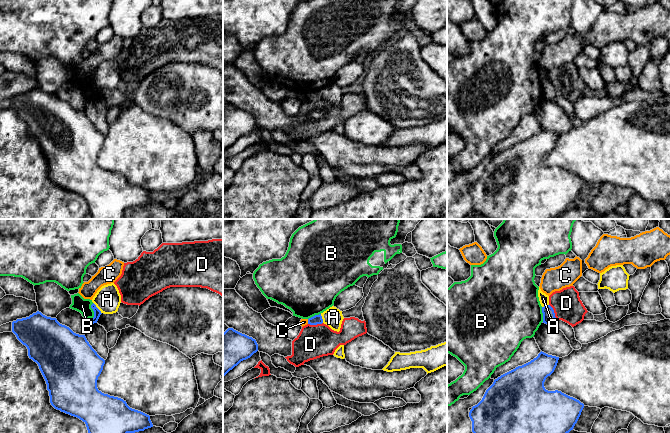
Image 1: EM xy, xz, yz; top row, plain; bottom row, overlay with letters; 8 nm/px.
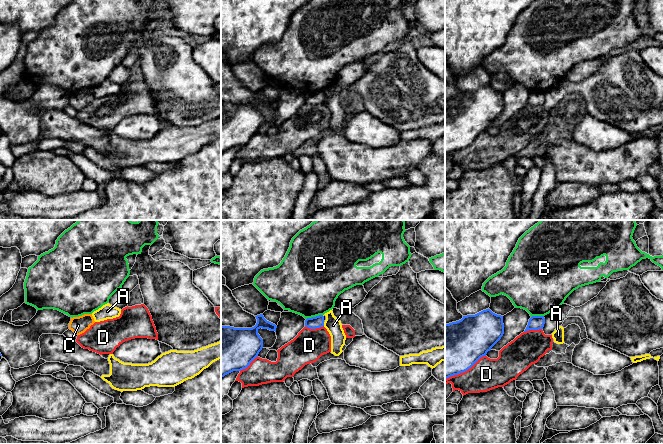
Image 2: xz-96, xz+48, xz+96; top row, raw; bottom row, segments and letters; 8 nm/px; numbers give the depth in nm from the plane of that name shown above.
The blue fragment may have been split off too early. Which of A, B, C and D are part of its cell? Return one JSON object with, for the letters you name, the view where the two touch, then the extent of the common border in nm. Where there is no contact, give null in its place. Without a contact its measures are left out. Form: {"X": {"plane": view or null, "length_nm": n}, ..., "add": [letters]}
{"add": []}

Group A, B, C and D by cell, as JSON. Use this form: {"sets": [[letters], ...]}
{"sets": [["A"], ["B"], ["C"], ["D"]]}

